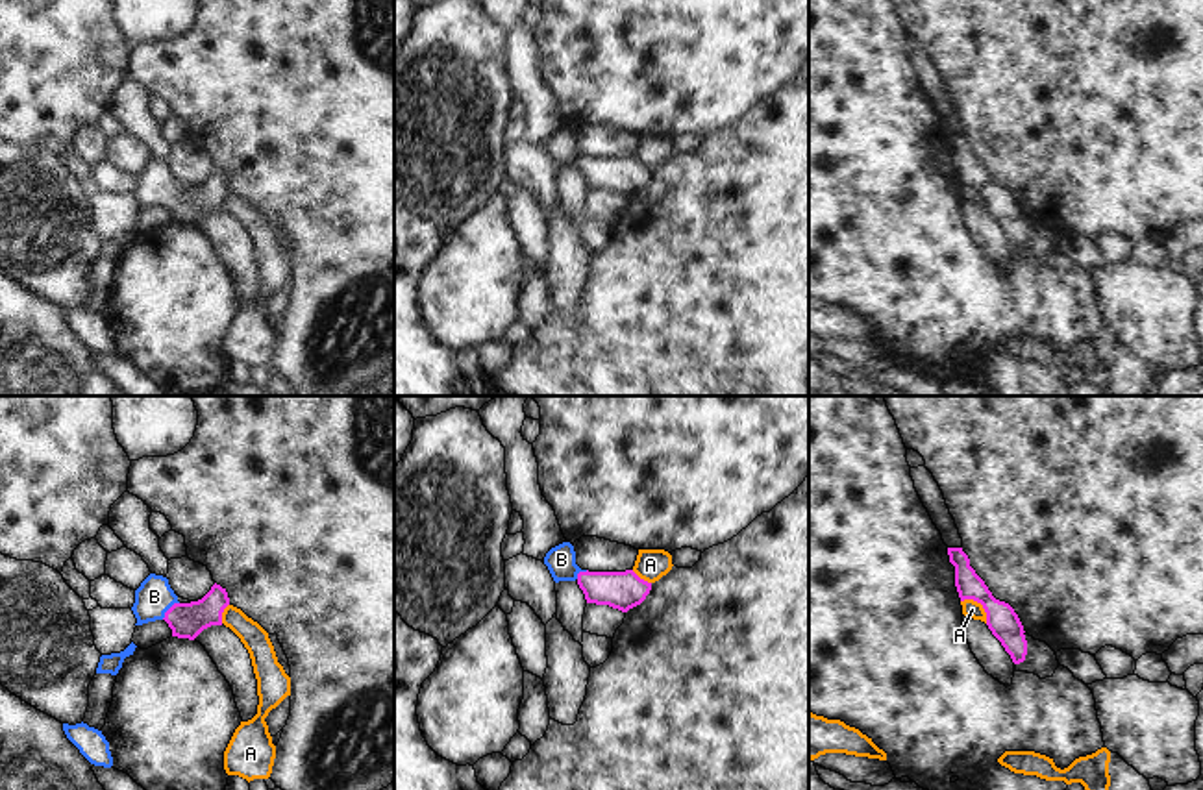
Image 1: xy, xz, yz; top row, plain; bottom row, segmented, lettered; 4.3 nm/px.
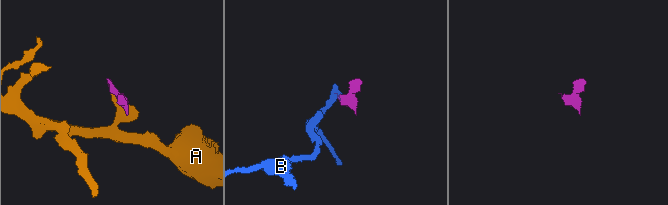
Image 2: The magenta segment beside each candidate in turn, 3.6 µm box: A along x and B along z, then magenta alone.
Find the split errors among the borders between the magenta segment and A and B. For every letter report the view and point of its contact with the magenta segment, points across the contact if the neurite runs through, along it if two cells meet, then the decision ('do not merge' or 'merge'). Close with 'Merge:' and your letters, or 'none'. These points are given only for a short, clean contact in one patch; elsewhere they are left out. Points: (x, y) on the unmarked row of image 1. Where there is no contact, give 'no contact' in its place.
A: contact yz (979, 187); border yz (961, 185), (976, 185), (987, 208); do not merge
B: contact xy (169, 195); way xy (187, 206), (169, 195), (154, 182); merge
Merge: B

